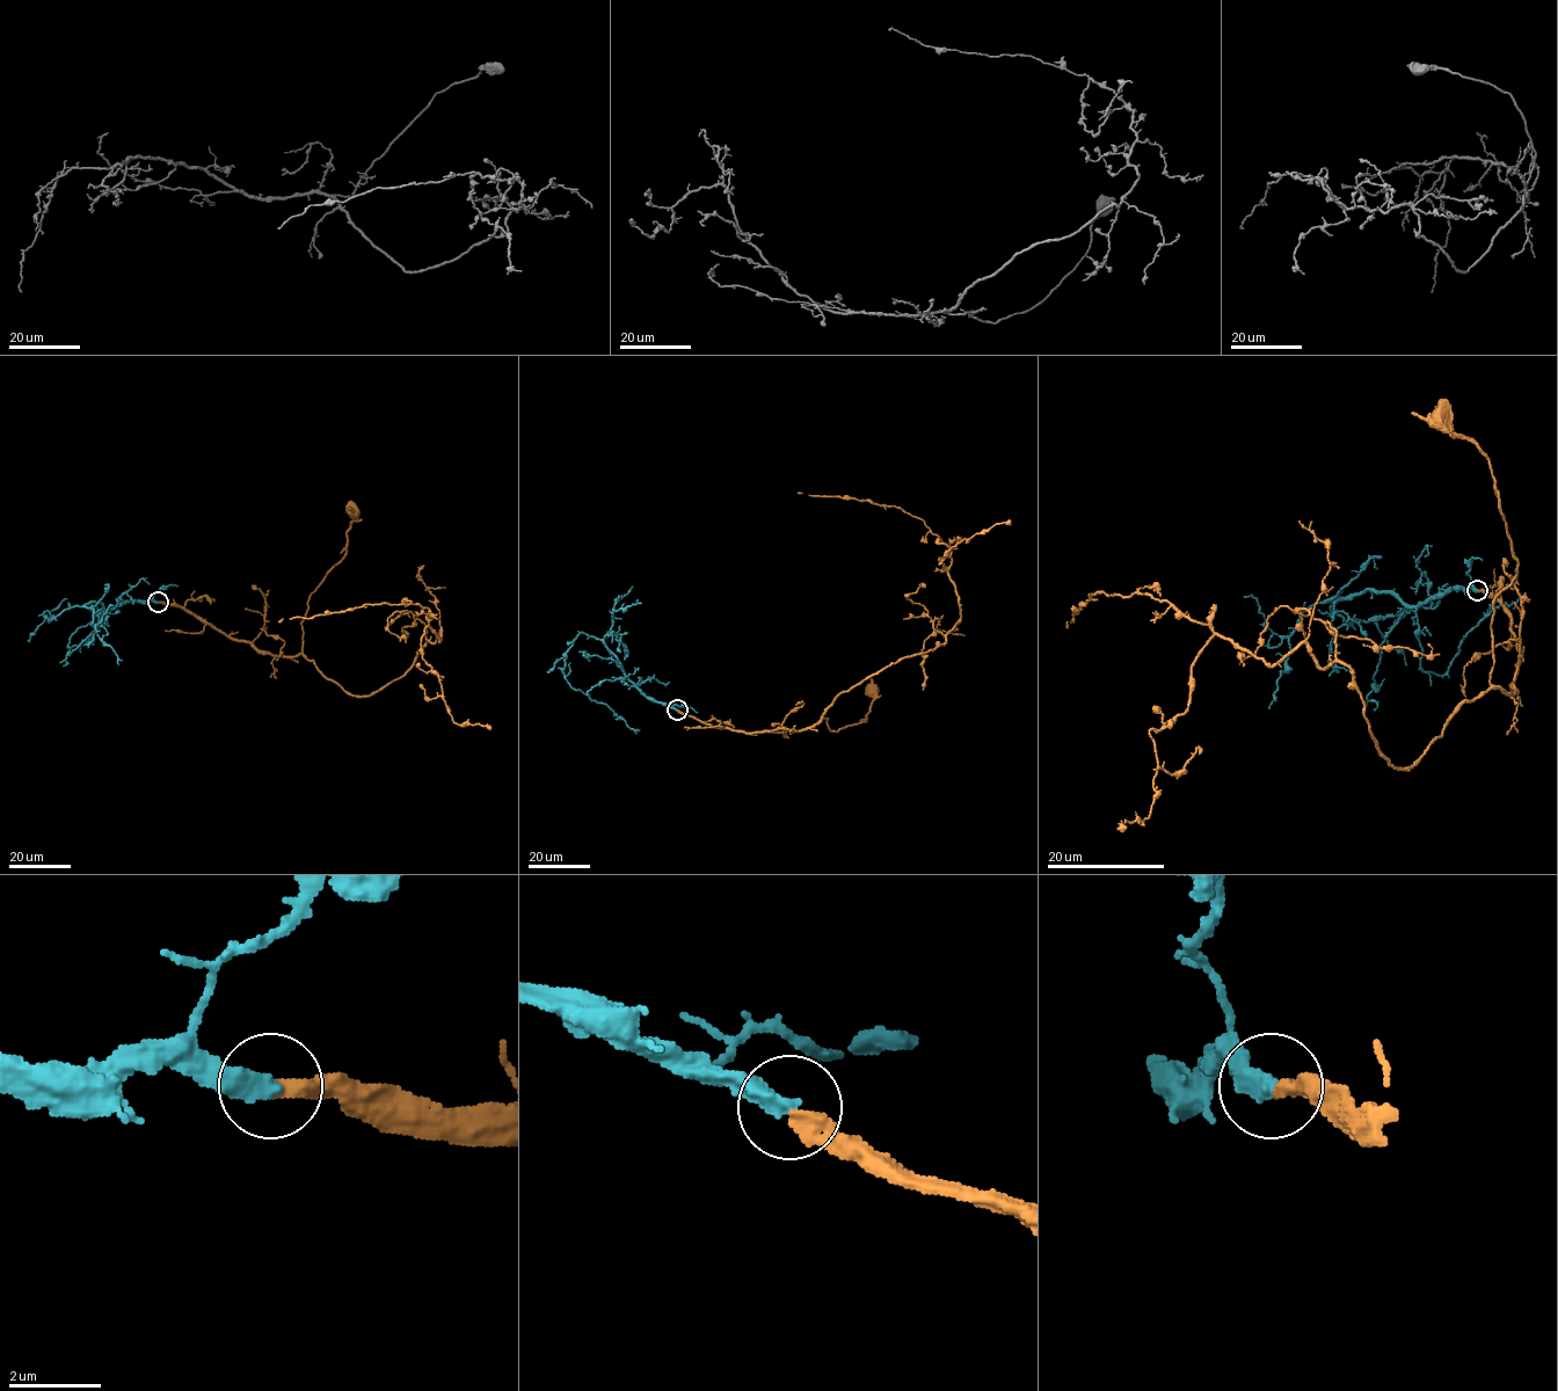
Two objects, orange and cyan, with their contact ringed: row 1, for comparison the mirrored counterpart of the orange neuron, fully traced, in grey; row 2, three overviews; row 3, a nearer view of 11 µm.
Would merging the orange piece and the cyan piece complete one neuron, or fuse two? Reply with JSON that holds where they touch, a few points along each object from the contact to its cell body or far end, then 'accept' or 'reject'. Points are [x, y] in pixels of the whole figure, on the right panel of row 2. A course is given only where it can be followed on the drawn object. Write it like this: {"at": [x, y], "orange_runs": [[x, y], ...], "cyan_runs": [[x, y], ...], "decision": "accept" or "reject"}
{"at": [1477, 590], "orange_runs": [[1478, 590], [1511, 614], [1516, 692], [1490, 682], [1494, 598], [1518, 559], [1489, 458], [1441, 417]], "cyan_runs": [[1477, 590], [1448, 588], [1411, 606], [1366, 590], [1331, 609], [1346, 620], [1368, 620], [1433, 607], [1448, 584]], "decision": "accept"}

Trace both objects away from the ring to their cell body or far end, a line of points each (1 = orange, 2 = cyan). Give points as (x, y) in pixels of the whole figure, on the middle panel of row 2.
1: (677, 711), (716, 727), (748, 732), (810, 728), (822, 716), (837, 732), (865, 721), (874, 698), (872, 691)
2: (677, 709), (648, 699), (601, 640), (581, 632), (566, 653), (563, 671), (570, 686), (587, 694)

